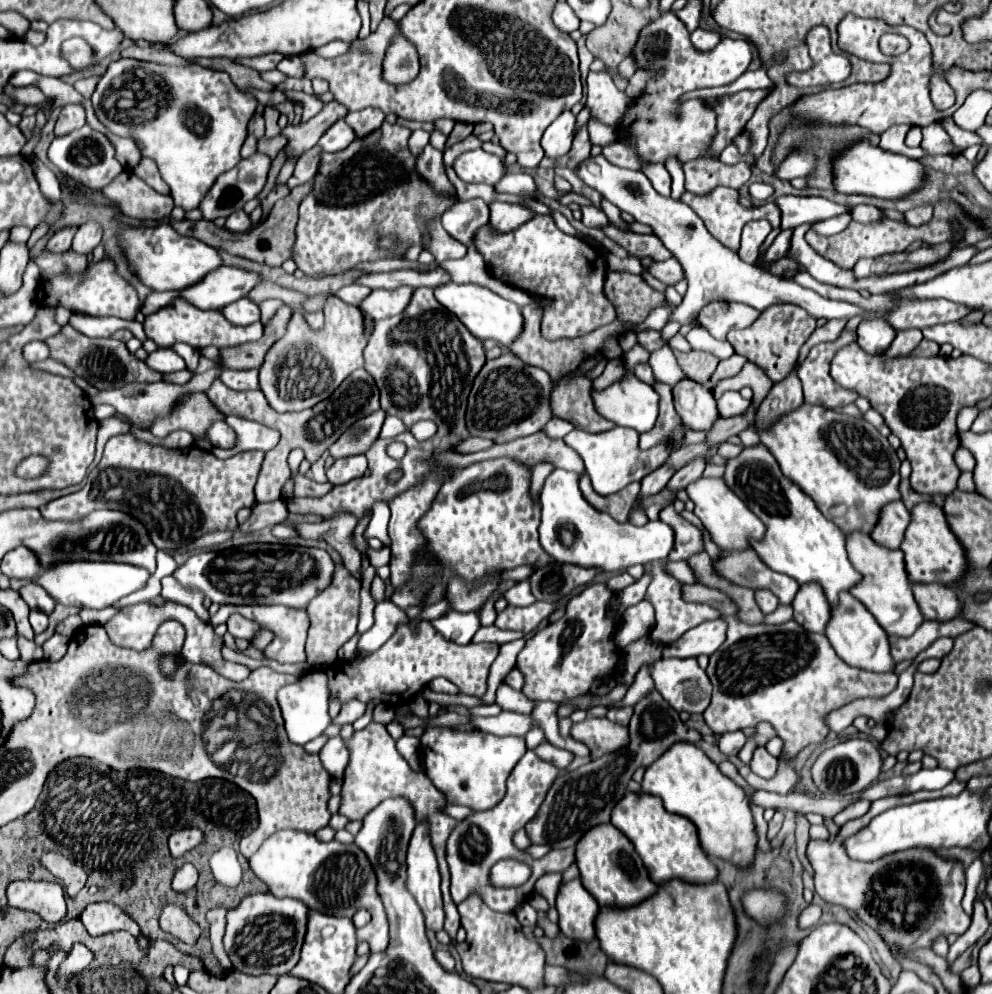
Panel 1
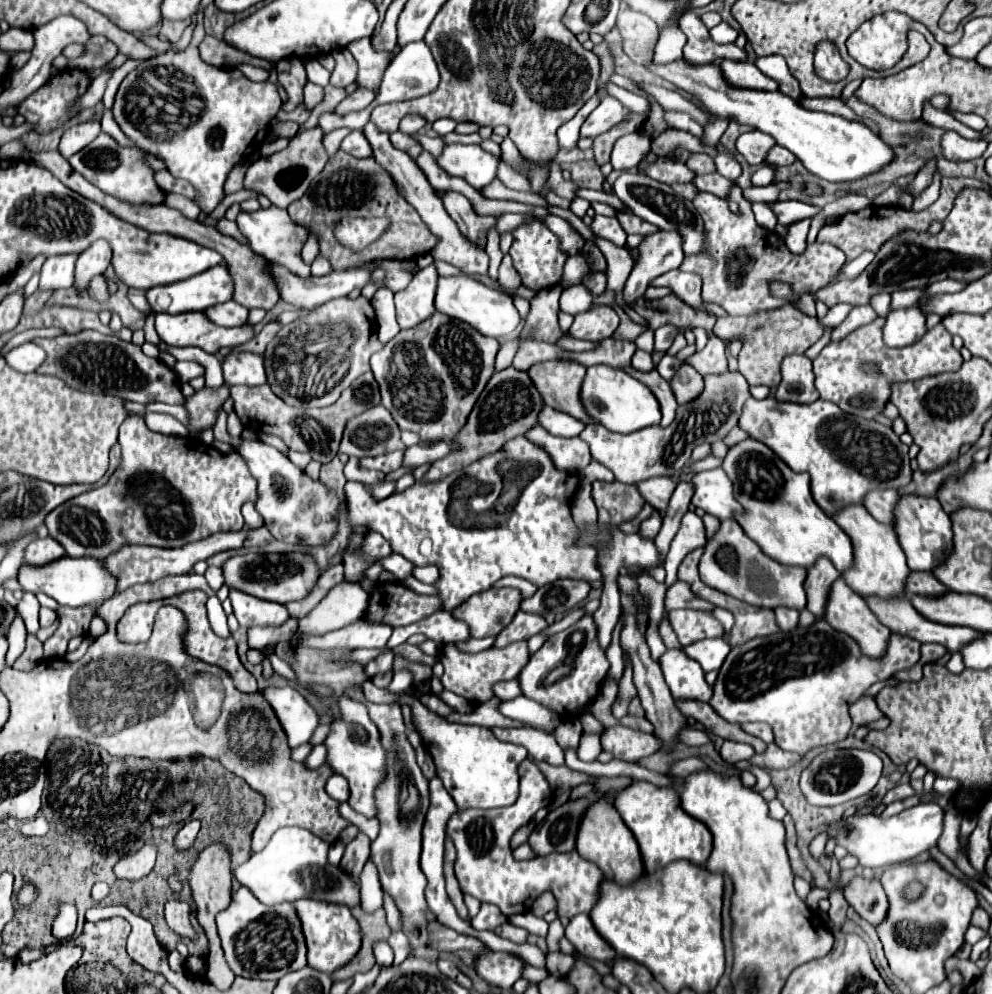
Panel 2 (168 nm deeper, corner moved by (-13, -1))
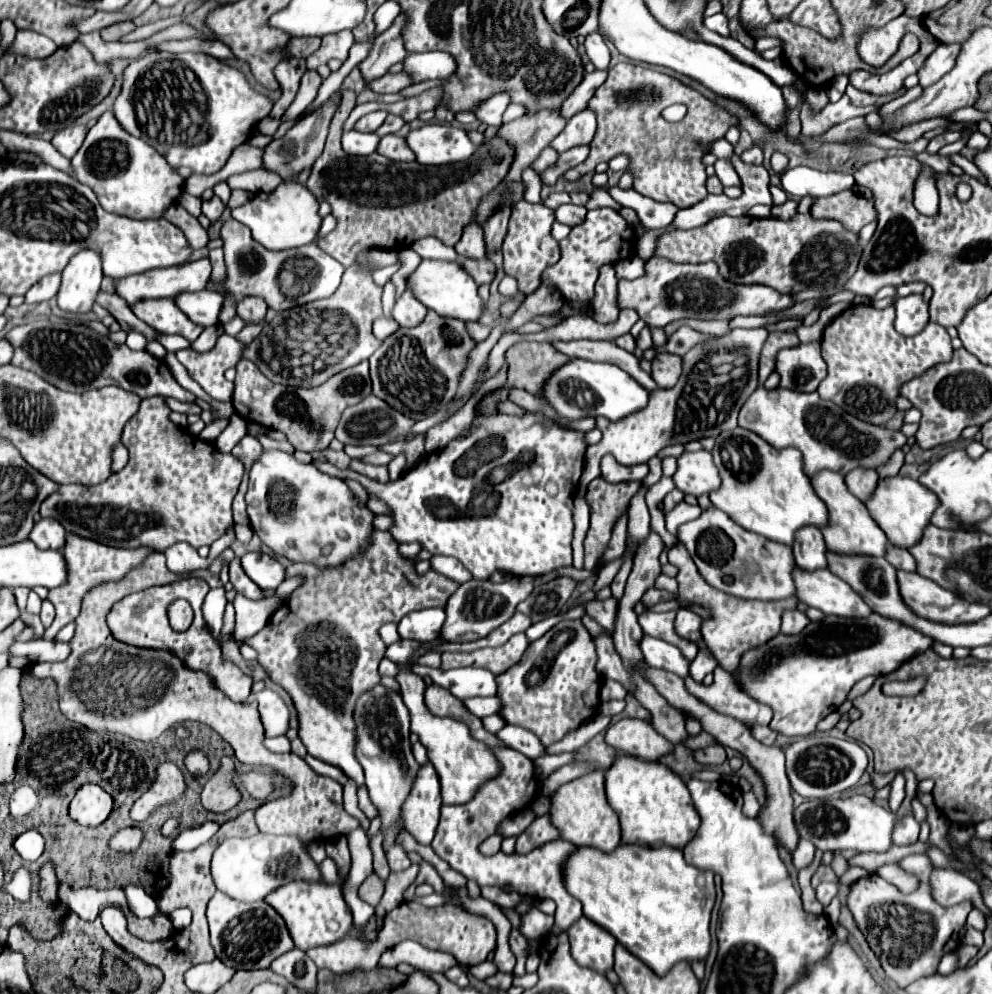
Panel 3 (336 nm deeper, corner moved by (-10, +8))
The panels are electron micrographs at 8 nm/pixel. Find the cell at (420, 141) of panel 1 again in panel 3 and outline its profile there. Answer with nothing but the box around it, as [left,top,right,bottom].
[556,204,586,226]

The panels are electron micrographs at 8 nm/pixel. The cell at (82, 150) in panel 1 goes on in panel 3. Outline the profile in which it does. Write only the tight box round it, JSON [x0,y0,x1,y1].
[72,110,184,220]

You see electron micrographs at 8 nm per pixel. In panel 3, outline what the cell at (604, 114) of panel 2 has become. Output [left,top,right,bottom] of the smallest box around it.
[552,108,596,152]

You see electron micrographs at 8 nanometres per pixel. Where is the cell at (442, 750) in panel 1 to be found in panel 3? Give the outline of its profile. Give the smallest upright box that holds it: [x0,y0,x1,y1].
[396,670,502,804]

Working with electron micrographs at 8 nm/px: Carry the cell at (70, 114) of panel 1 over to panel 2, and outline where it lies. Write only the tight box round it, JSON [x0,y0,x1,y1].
[59,121,101,159]

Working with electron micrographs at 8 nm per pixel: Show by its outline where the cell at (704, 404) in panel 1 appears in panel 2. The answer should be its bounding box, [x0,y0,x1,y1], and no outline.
[669,363,703,403]

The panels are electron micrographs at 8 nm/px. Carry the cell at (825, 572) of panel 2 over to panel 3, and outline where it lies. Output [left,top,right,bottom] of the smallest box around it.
[792,528,828,572]

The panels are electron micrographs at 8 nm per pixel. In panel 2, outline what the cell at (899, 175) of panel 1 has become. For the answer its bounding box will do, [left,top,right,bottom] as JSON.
[645,59,893,183]

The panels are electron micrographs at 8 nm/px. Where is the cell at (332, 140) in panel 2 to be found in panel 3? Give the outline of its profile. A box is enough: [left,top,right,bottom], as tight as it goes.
[376,114,406,136]

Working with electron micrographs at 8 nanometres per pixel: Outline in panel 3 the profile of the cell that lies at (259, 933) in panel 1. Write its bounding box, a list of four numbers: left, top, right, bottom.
[206,892,294,970]

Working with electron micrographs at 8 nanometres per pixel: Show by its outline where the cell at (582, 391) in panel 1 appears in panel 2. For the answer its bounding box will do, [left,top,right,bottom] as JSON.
[527,361,595,423]

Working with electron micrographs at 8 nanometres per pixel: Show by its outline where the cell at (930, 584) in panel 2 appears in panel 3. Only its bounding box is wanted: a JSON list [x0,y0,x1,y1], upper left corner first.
[886,546,916,572]

